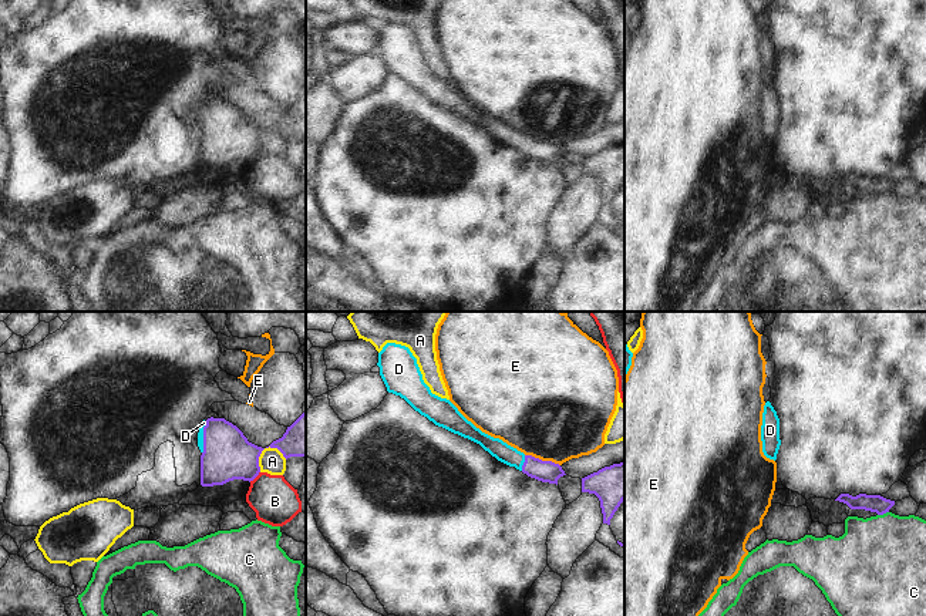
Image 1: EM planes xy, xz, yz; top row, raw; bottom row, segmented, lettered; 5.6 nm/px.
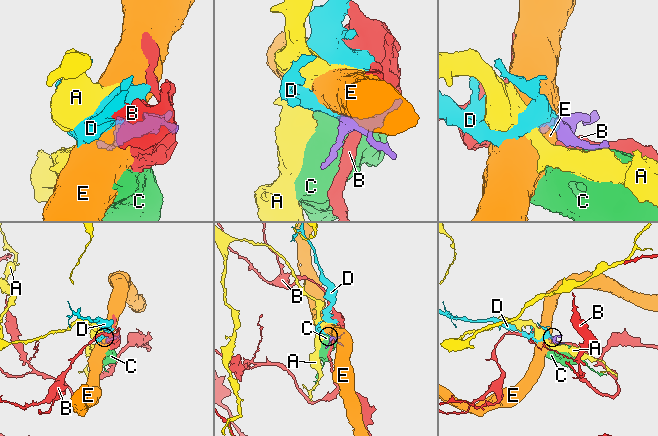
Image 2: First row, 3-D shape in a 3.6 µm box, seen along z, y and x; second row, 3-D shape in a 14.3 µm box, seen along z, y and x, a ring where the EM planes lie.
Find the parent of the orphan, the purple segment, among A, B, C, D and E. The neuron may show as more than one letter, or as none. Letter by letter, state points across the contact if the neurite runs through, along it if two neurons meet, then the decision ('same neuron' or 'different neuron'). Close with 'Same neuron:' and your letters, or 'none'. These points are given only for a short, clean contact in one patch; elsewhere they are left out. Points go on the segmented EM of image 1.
A: along xy (286, 458), (276, 448), (266, 447), (259, 457), (259, 471) | different neuron
B: along xy (259, 471), (249, 481) | different neuron
C: along yz (888, 511), (878, 515) | different neuron
D: across xy (228, 455), (204, 437), (204, 423) | same neuron
E: along xz (525, 454), (554, 461), (559, 465) | different neuron
Same neuron: D

